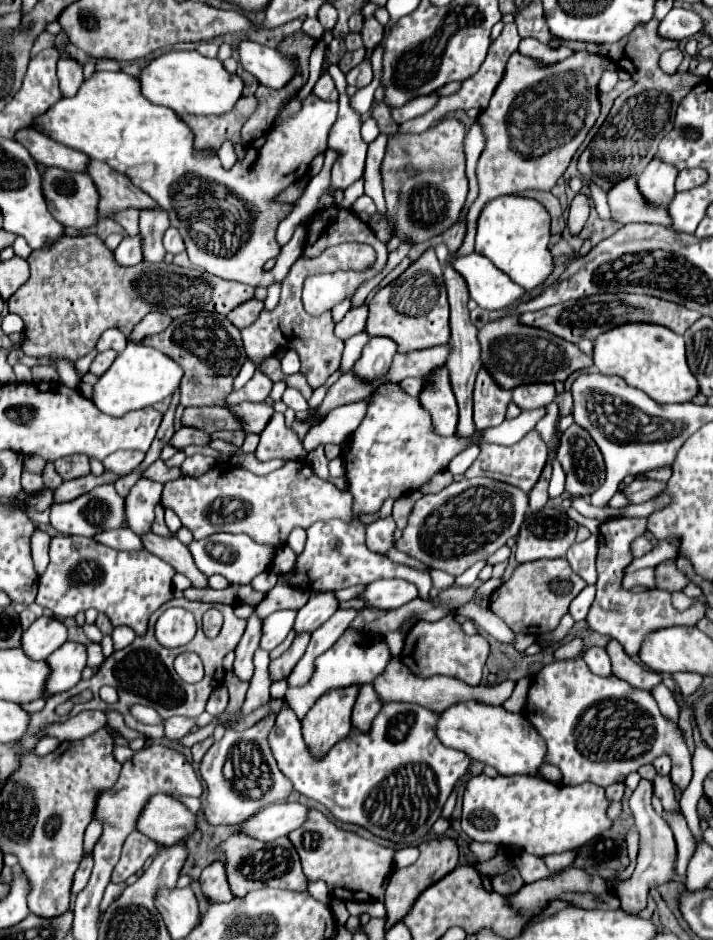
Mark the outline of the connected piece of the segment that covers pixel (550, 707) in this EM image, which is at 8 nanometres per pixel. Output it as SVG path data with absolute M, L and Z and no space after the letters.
M580 657L544 665L532 677L532 687L524 713L548 743L546 763L554 763L560 767L566 785L580 785L592 781L602 787L608 787L612 783L624 781L628 773L636 771L636 763L652 761L652 753L656 753L656 757L668 755L672 759L672 783L676 783L678 787L686 789L692 779L692 755L686 747L680 725L660 713L656 699L648 691L636 689L630 683L618 679L616 675L594 675Z

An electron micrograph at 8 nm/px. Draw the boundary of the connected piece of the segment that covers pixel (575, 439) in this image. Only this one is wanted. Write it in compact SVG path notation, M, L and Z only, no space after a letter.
M570 425L562 433L558 461L566 473L566 493L572 497L592 495L604 483L602 453L578 425Z

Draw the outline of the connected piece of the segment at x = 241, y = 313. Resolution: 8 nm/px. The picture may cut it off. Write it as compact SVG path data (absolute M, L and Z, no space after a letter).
M252 299L250 303L242 303L238 309L230 311L228 321L230 321L234 327L244 329L244 327L248 327L250 323L254 323L254 321L258 319L258 315L262 313L262 309L264 309L264 303L258 301L258 299Z

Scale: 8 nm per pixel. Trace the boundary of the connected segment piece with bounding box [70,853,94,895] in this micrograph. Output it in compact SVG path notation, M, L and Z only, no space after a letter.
M86 853L86 855L82 857L80 867L78 867L76 873L74 873L74 881L72 881L72 889L70 889L72 895L78 895L78 893L86 887L88 879L90 879L90 873L92 873L92 865L94 865L92 853Z

